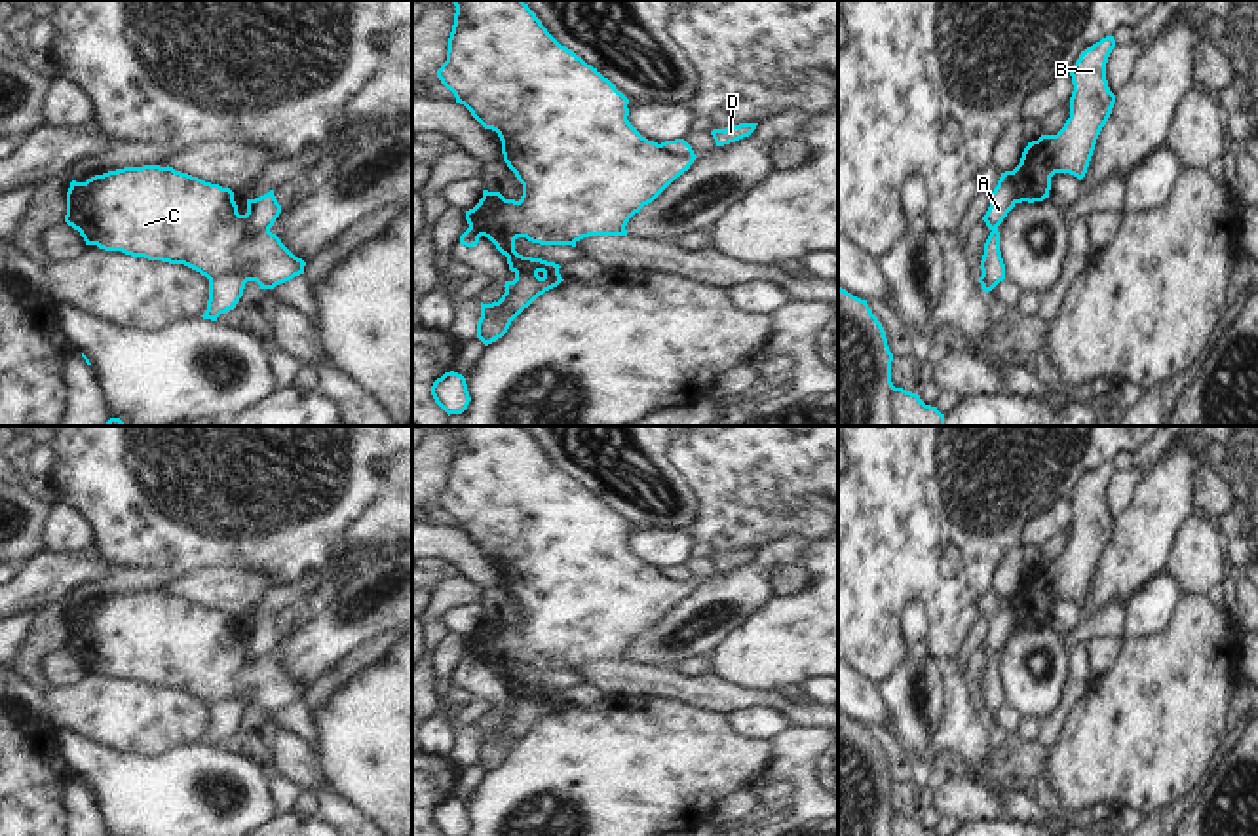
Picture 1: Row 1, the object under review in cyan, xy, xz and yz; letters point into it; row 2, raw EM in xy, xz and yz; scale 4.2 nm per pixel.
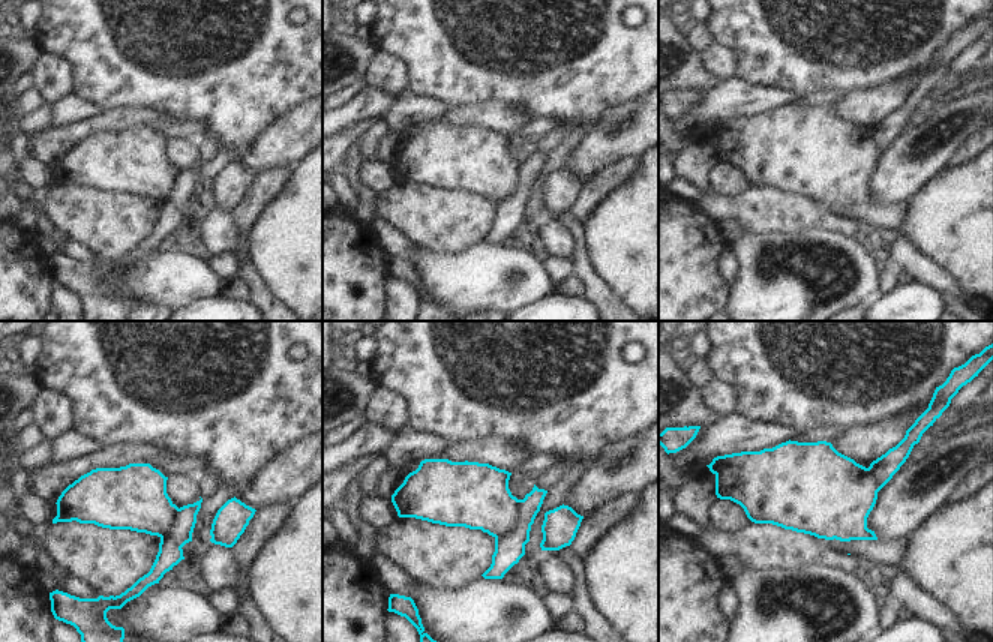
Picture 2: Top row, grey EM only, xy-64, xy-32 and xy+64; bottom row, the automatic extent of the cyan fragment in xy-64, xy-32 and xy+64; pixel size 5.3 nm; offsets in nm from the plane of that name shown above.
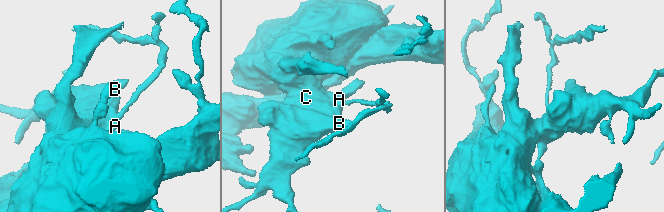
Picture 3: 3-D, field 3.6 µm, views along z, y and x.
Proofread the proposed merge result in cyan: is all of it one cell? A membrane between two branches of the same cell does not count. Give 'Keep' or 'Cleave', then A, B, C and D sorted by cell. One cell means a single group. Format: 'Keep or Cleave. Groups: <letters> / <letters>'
Cleave. Groups: A / B C D.

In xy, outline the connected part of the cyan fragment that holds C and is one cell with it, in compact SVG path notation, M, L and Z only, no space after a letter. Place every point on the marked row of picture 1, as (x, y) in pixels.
M143 165L95 175L86 182L70 182L65 222L80 232L86 245L122 251L131 256L184 264L207 279L232 272L247 262L247 279L260 289L304 274L306 262L295 256L270 230L251 236L245 215L238 213L234 192L205 182L173 167Z

